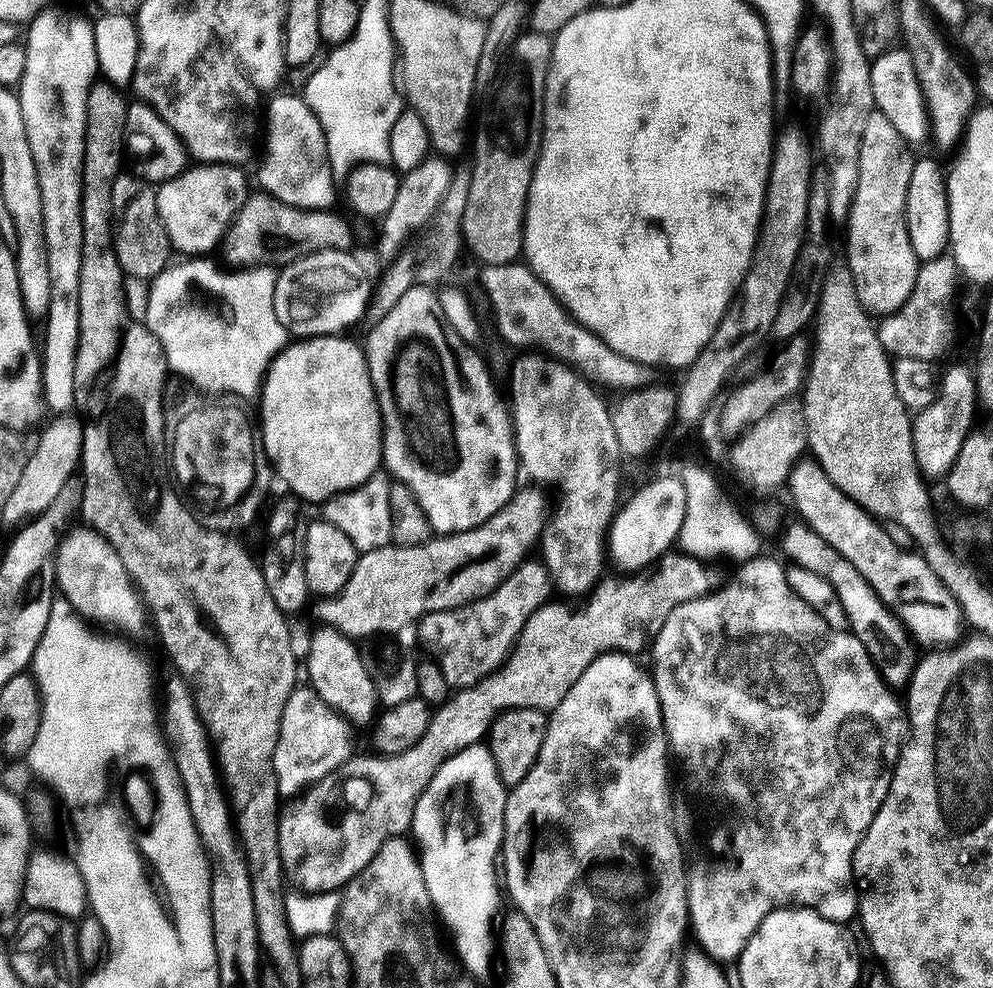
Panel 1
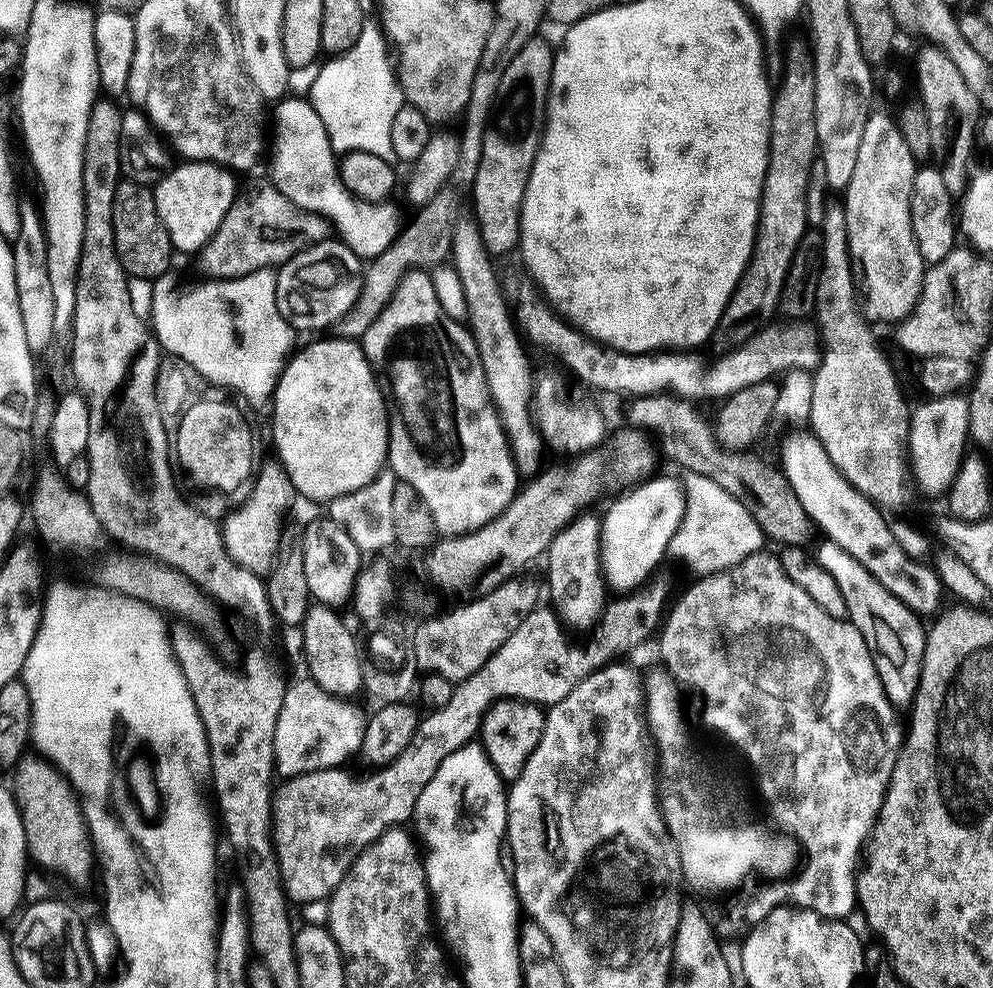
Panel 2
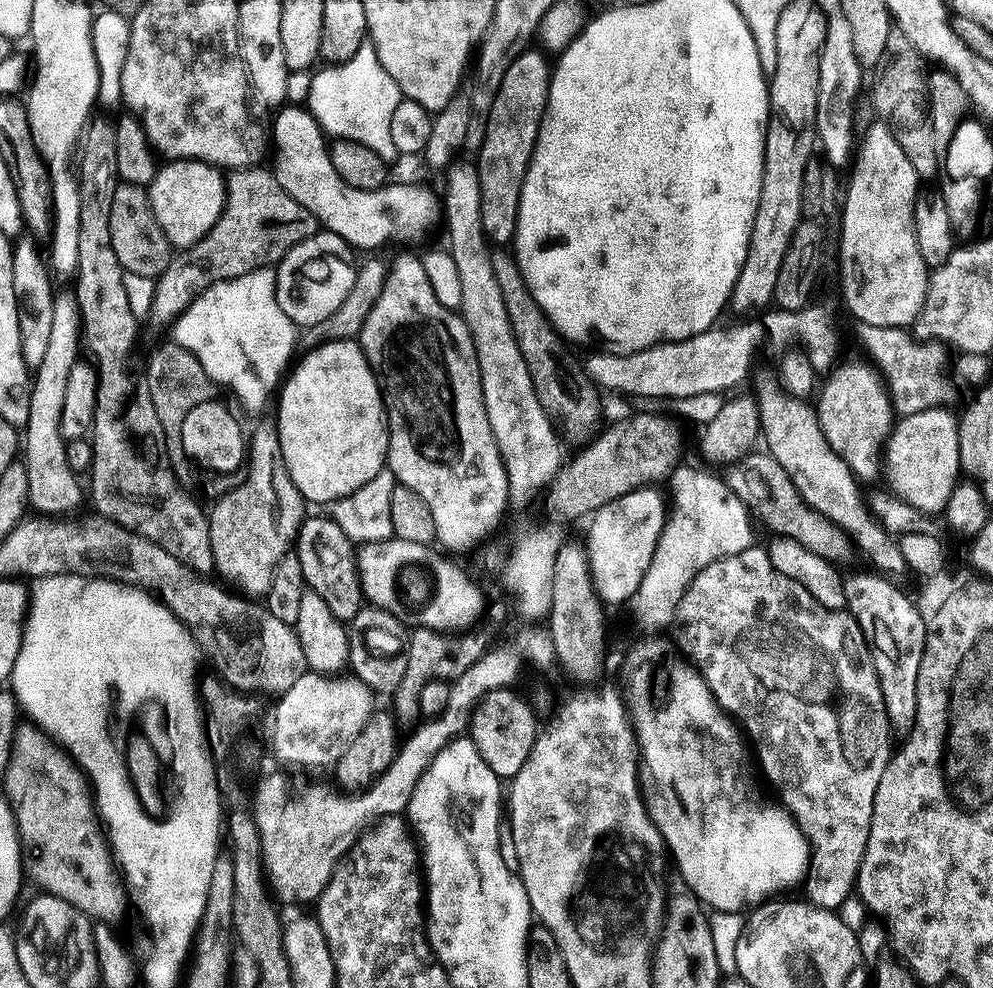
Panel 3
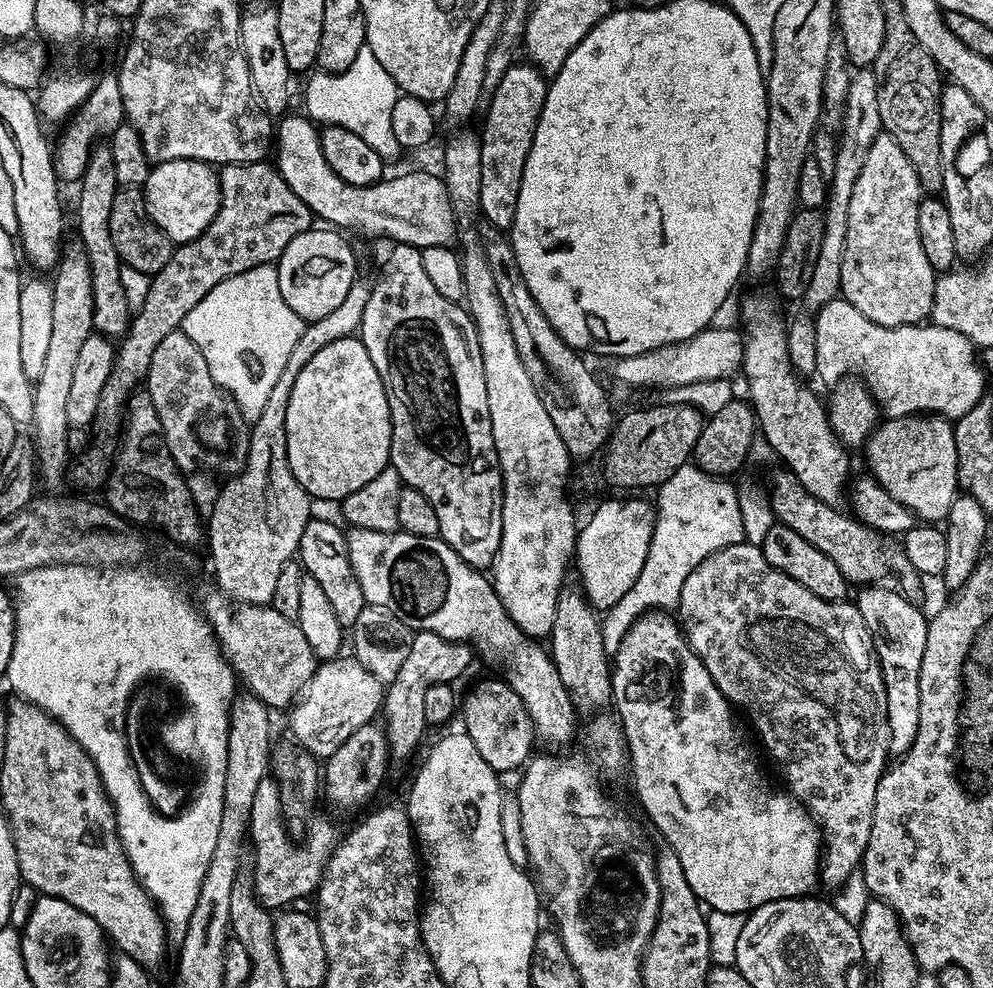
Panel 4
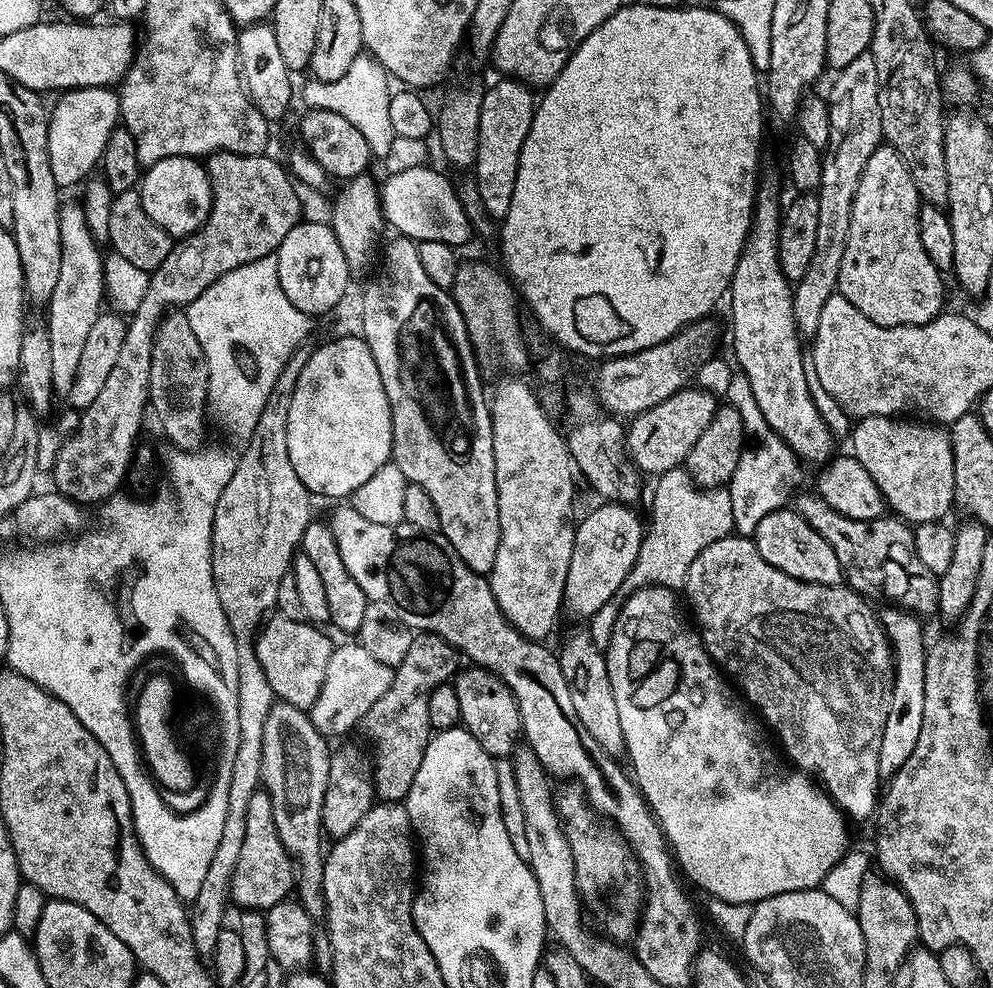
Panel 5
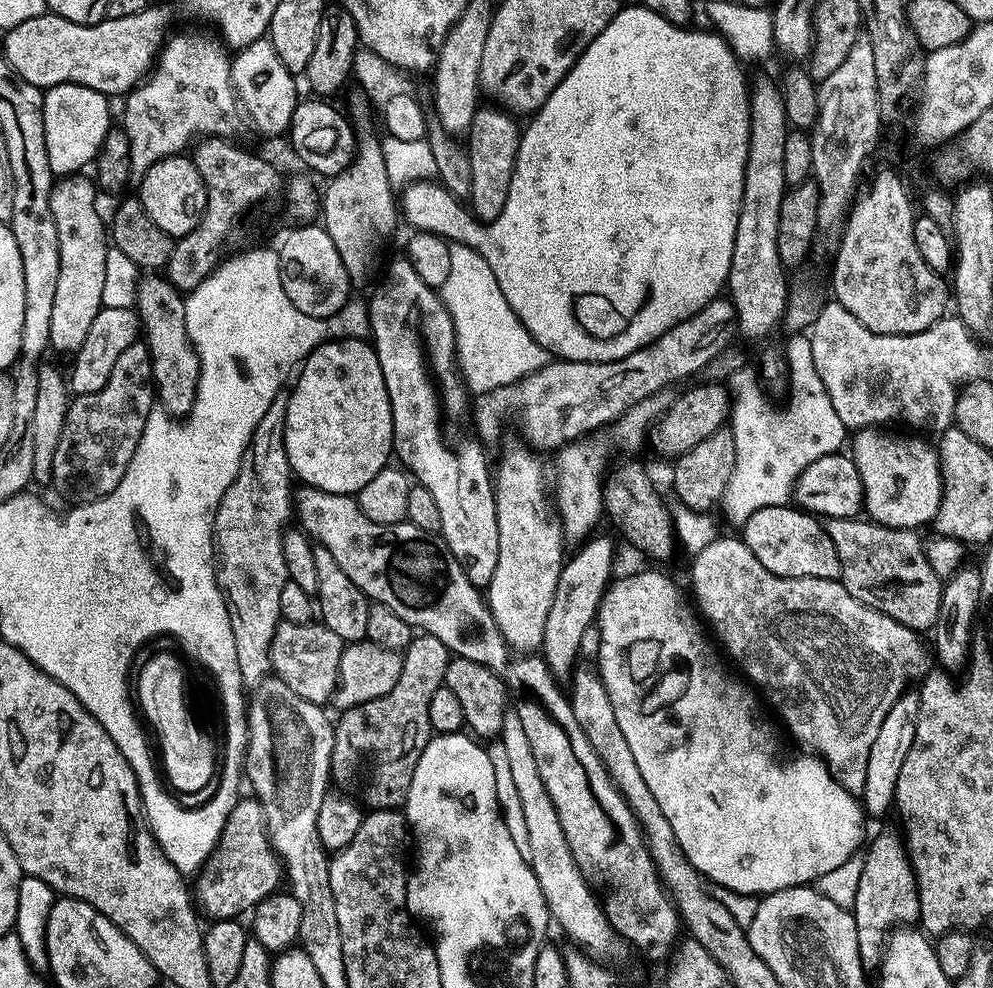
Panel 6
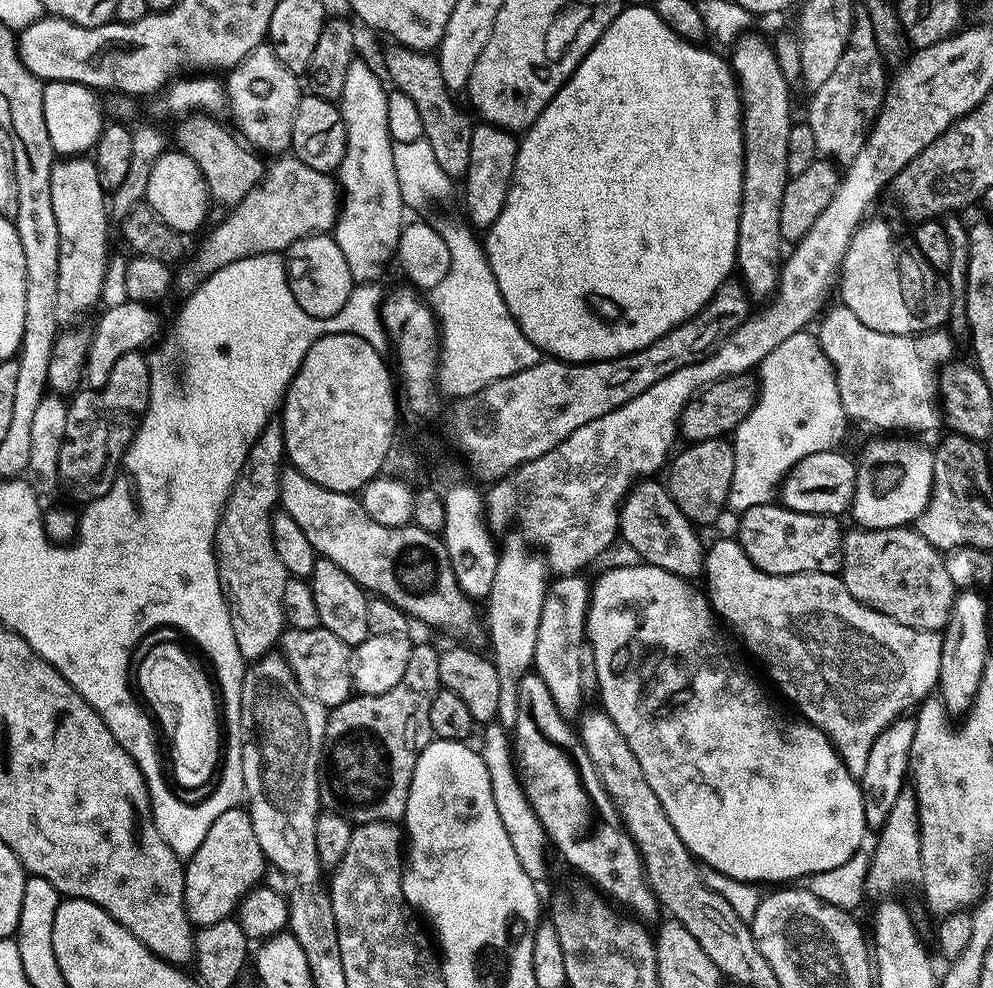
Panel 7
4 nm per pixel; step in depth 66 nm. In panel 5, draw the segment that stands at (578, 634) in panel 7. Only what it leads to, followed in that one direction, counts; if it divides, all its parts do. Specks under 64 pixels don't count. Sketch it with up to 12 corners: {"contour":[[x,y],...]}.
{"contour":[[604,502],[575,527],[563,613],[591,619],[637,560],[644,524]]}

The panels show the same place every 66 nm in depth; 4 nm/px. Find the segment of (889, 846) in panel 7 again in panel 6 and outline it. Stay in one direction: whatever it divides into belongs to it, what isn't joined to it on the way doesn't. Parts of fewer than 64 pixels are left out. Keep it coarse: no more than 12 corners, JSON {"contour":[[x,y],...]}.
{"contour":[[899,831],[863,853],[850,911],[865,970],[893,931],[920,919],[916,875]]}

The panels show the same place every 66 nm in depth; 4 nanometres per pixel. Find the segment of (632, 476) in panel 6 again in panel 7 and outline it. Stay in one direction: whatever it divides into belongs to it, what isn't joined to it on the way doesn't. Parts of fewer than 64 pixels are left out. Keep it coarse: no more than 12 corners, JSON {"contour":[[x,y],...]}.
{"contour":[[656,478],[620,505],[618,536],[639,559],[699,577],[705,545]]}

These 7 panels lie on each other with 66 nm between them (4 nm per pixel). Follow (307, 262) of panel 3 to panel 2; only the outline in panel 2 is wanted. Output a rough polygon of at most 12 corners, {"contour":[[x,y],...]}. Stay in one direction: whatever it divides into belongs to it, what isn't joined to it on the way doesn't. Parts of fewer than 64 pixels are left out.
{"contour":[[339,239],[276,272],[294,330],[331,329],[356,305],[361,257]]}

